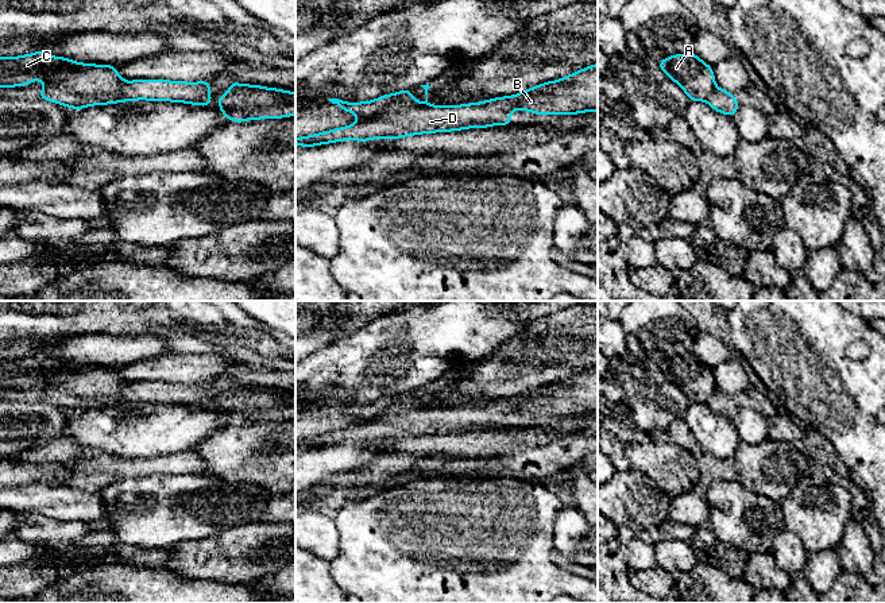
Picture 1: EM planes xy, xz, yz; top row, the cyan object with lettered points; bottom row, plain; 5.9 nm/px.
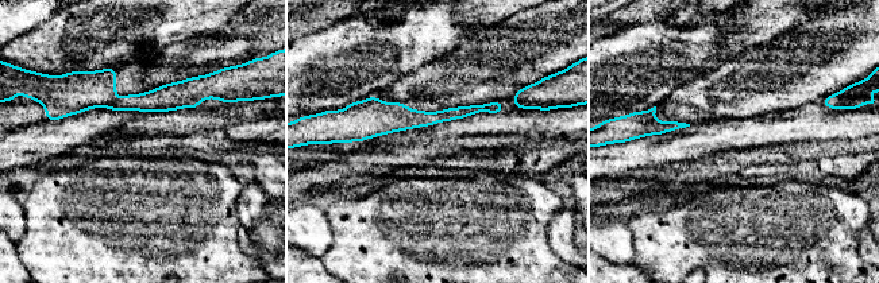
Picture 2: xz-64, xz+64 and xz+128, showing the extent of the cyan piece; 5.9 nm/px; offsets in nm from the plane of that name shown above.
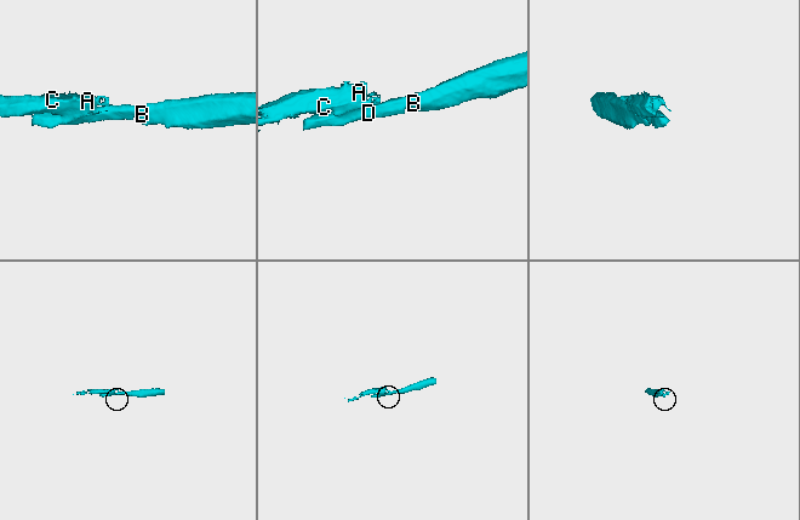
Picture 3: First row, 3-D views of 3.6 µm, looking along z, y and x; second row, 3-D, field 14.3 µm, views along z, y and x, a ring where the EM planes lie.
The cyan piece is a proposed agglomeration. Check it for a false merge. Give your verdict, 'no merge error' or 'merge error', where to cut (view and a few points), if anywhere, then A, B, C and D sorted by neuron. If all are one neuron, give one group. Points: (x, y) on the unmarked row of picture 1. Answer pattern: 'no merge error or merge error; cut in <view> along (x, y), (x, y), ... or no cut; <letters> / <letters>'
merge error; cut in xz along (428, 406), (382, 414), (358, 425); A C / B D

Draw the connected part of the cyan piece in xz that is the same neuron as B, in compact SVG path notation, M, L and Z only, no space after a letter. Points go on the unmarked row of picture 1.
M598 366L514 398L463 407L426 407L387 414L364 425L295 440L295 447L308 451L345 441L401 441L420 436L510 428L513 411L561 418L598 414Z

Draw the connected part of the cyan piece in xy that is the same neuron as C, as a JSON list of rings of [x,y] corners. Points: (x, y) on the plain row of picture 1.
[[[42,352],[22,359],[0,359],[0,389],[26,389],[35,382],[46,387],[39,402],[74,410],[80,402],[103,401],[127,386],[116,368],[74,364]]]

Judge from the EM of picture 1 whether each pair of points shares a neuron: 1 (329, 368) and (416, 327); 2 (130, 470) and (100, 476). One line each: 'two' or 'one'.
1: one
2: one

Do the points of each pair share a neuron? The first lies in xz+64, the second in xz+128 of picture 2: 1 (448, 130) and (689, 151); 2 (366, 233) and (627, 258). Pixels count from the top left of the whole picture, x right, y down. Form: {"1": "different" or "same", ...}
{"1": "same", "2": "different"}

